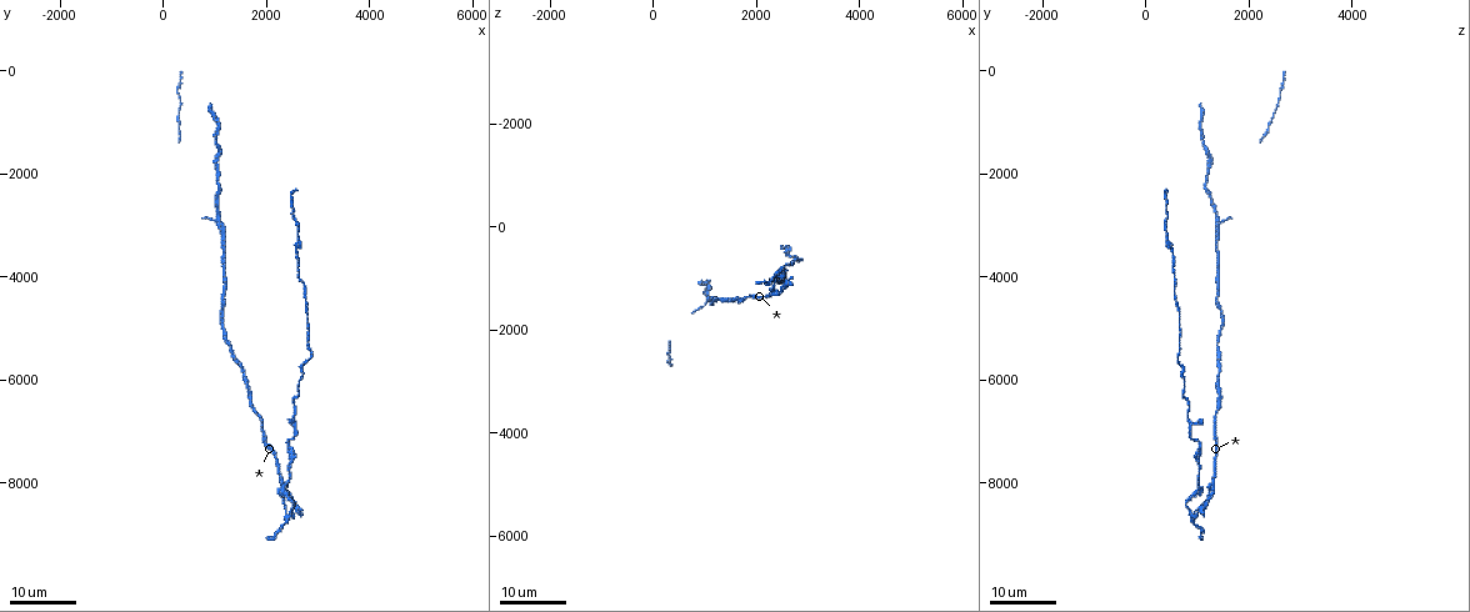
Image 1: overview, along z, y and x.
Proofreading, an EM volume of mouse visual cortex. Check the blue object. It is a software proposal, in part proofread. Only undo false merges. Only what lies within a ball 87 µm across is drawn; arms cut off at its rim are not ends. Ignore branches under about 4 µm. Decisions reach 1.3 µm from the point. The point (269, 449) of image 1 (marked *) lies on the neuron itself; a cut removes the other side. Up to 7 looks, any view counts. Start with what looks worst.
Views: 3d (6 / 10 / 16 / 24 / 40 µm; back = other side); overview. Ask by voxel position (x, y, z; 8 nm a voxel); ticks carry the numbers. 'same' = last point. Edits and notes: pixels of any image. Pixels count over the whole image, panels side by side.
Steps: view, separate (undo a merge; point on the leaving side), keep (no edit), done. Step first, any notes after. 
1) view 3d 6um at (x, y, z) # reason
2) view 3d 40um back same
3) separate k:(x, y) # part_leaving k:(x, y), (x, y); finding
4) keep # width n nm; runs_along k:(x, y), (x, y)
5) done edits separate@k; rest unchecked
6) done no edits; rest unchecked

view 3d 16um at (2300, 8100, 1300) # two arms in line, one across

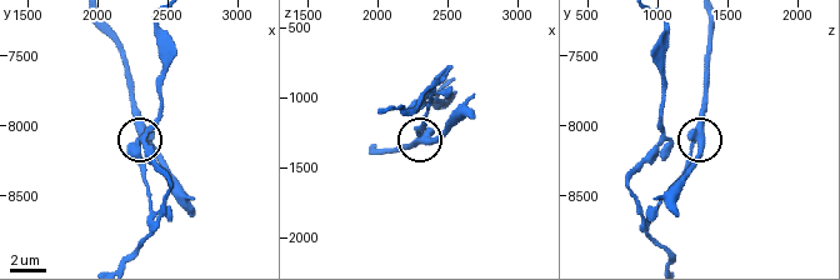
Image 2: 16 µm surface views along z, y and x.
view 3d 10um same

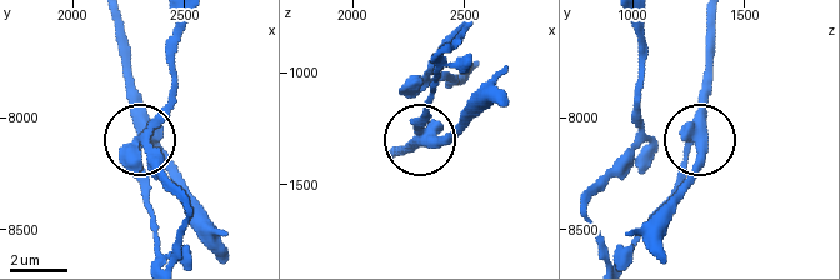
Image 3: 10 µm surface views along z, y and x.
keep # runs_along 3:(391, 153), (451, 136), (478, 116); continuous, no second neuron

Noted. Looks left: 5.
view 3d 24um at (2550, 6800, 800)

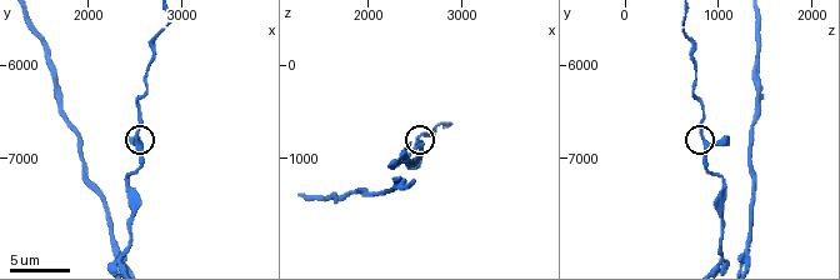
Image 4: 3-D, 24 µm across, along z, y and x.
view 3d 10um at (2500, 6750, 850)

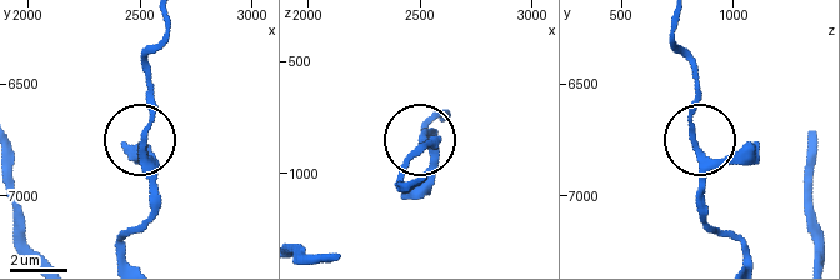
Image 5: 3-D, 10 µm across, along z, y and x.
keep # width 180 nm; runs_along 5:(121, 258), (124, 239), (148, 208), (148, 68); continuous, no second neuron

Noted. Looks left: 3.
view 3d 24um at (1050, 1700, 1300)

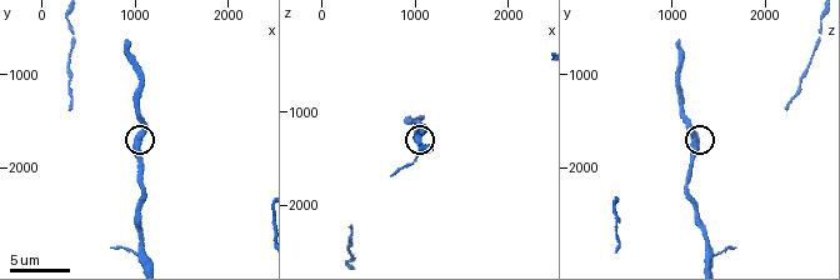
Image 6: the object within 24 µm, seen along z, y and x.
view 3d 10um at (1050, 1700, 1250)

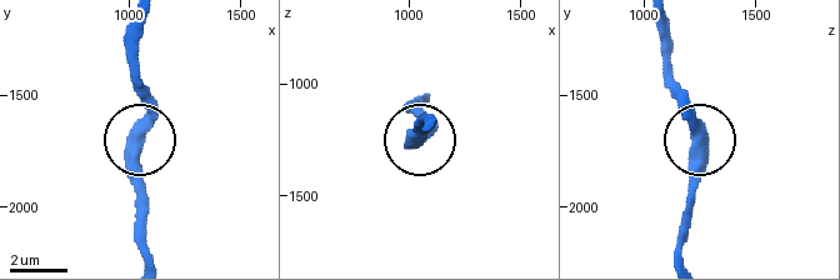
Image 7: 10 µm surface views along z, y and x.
keep # side_arm 9 um; runs_along 7:(143, 256), (136, 128), (143, 88); continuous, no second neuron

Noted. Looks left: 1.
view 3d 16um at (2500, 7650, 1050) # thick turns thin

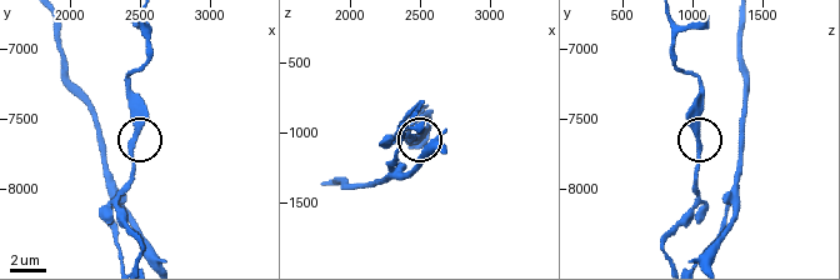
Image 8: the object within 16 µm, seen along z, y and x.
keep # runs_along 8:(138, 258), (140, 245), (119, 204), (131, 173), (136, 94); all the same neuron

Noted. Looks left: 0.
done no edits; rest unchecked

